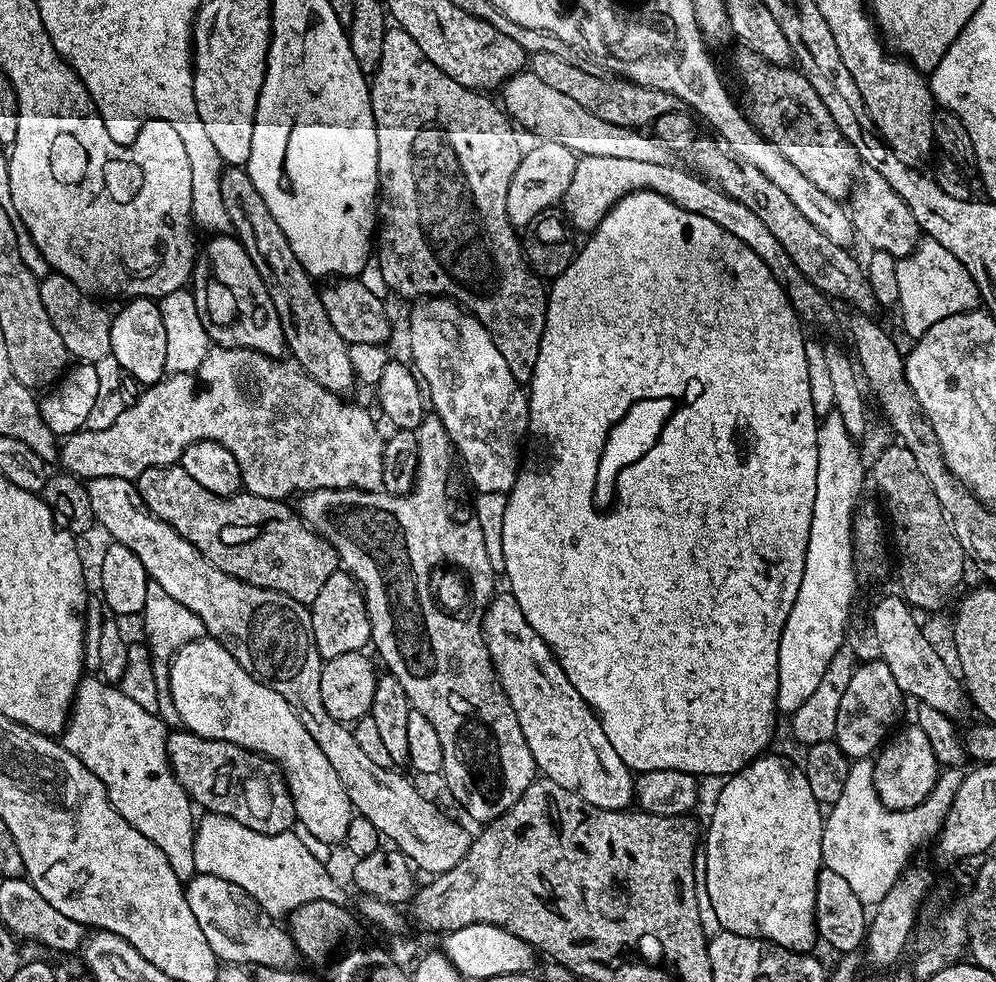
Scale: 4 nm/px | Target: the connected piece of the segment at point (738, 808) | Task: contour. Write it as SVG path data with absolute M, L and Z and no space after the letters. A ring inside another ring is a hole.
M765 754L747 764L741 772L735 772L727 777L716 796L716 805L712 808L712 821L706 824L706 835L702 840L702 892L706 897L706 904L712 907L719 927L726 932L733 932L739 936L755 936L767 940L770 944L777 944L780 948L789 948L791 952L805 954L813 951L812 947L818 944L816 931L816 879L820 873L824 859L822 858L822 830L824 829L825 813L822 805L810 794L810 782L806 782L806 774L799 763L791 764L784 756Z

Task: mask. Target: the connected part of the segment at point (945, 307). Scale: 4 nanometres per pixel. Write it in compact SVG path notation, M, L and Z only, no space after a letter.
M921 239L918 247L897 263L896 269L900 295L898 313L900 312L901 318L904 319L904 328L912 338L919 338L923 332L930 330L930 326L934 326L934 322L942 322L942 318L950 318L959 312L973 311L980 300L980 289L972 281L972 276L958 262L958 258L954 258L954 254L950 254L950 250L946 250L946 246L936 240Z

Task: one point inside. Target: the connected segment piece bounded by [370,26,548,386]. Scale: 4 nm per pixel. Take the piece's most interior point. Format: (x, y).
(446, 153)

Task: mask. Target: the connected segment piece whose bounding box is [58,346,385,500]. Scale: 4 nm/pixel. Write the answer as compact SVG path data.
M212 346L207 349L196 372L178 372L165 375L164 379L145 387L144 393L138 398L138 402L127 405L119 415L118 420L106 430L81 430L73 432L71 436L63 437L58 448L58 460L63 471L80 477L87 482L94 478L126 478L135 482L146 470L163 464L174 464L179 461L182 453L194 442L212 440L222 446L226 446L235 460L238 462L240 481L243 489L254 494L256 497L270 498L271 500L287 499L288 496L301 495L318 489L361 489L364 492L379 491L382 487L382 450L384 449L385 437L381 435L373 416L362 406L344 402L343 397L310 378L299 363L291 358L277 358L263 356L249 348L222 348Z

